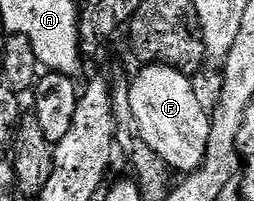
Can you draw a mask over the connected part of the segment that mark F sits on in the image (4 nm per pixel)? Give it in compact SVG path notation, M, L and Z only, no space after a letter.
M152 63L141 68L138 76L130 79L130 96L132 109L136 113L136 122L144 132L144 141L152 145L152 149L165 161L171 172L189 173L195 171L204 161L204 153L208 149L208 133L211 116L202 108L198 95L194 92L191 76L180 73L176 69L166 67L163 63Z

